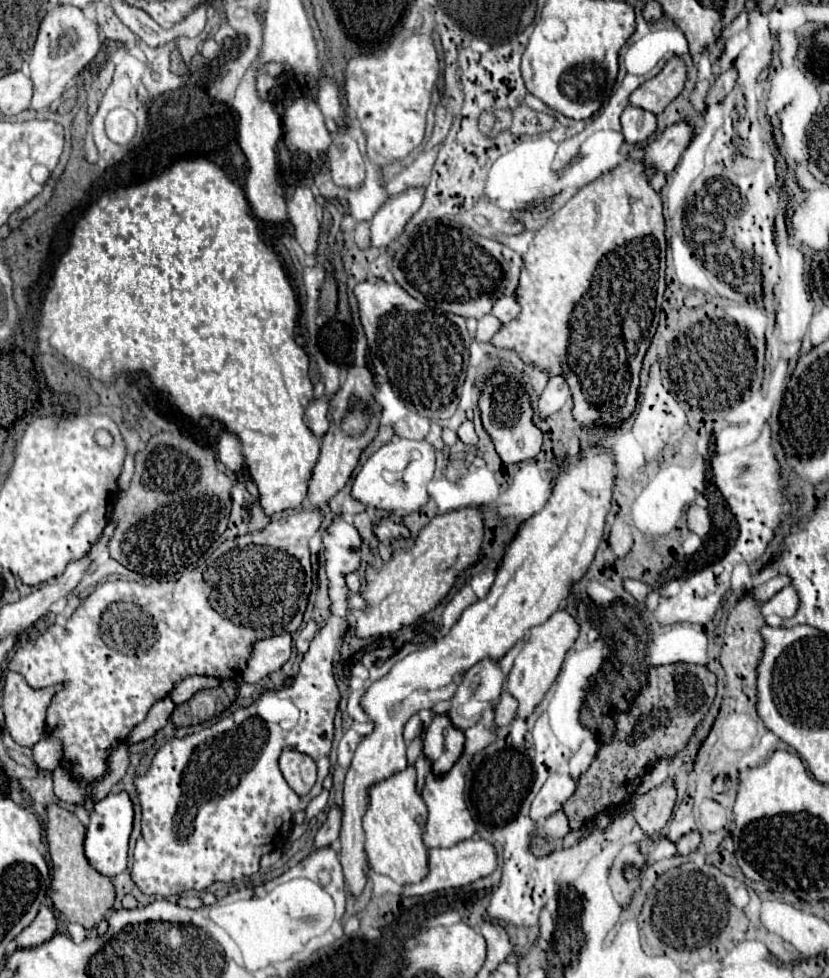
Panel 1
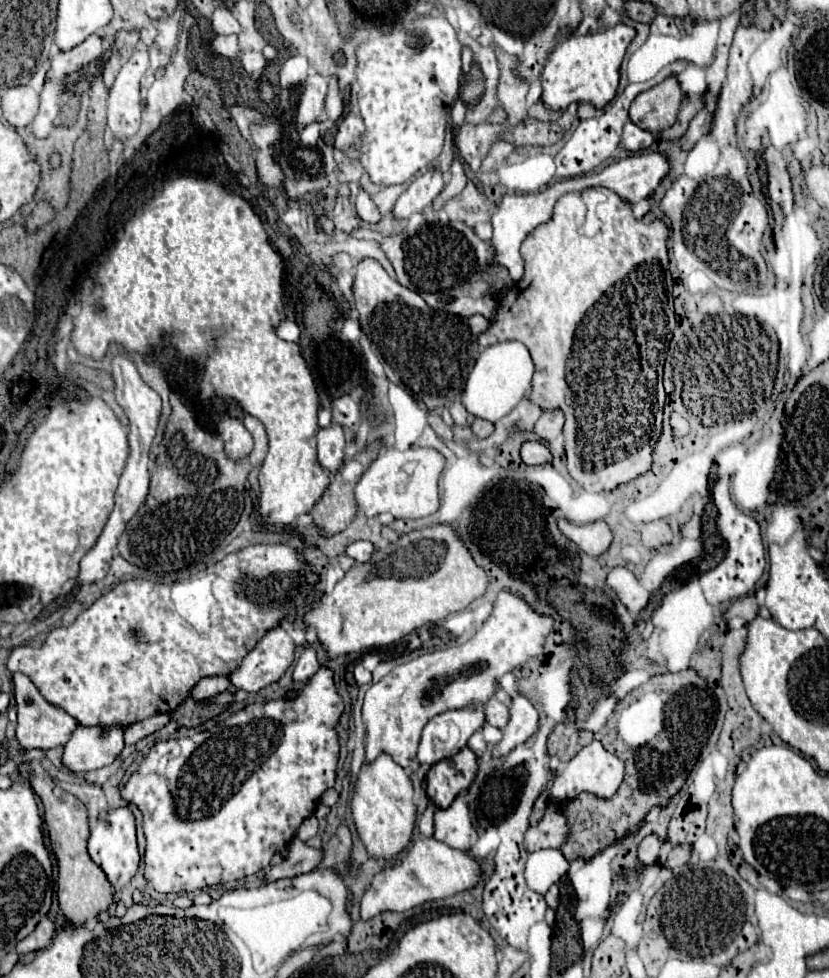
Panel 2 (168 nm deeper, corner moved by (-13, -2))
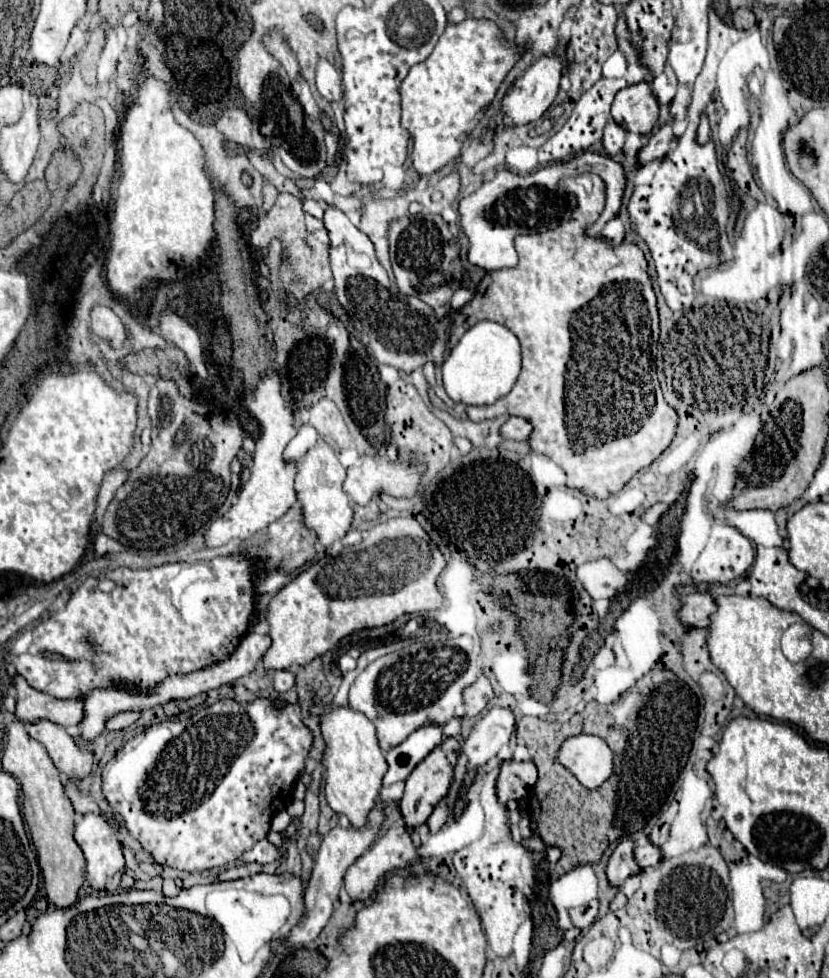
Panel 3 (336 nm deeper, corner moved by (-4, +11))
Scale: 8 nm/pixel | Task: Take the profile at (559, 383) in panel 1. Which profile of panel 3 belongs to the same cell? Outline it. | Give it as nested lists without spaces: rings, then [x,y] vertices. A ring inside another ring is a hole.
[[[509,418],[503,428],[501,434],[509,440],[525,440],[531,434],[533,426],[529,426],[529,422],[525,422],[525,418]]]

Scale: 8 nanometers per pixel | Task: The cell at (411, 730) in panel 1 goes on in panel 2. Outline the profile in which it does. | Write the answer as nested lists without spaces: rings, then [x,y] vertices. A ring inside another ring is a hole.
[[[482,708],[446,711],[430,719],[422,731],[416,759],[420,767],[432,767],[456,755],[485,721]]]

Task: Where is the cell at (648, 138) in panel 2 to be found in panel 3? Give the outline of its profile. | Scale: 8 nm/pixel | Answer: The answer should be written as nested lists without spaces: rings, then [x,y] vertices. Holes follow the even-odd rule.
[[[609,120],[605,126],[605,136],[603,136],[605,152],[609,156],[615,156],[617,152],[621,152],[625,140],[627,140],[627,130],[621,124],[617,124],[615,120]]]

